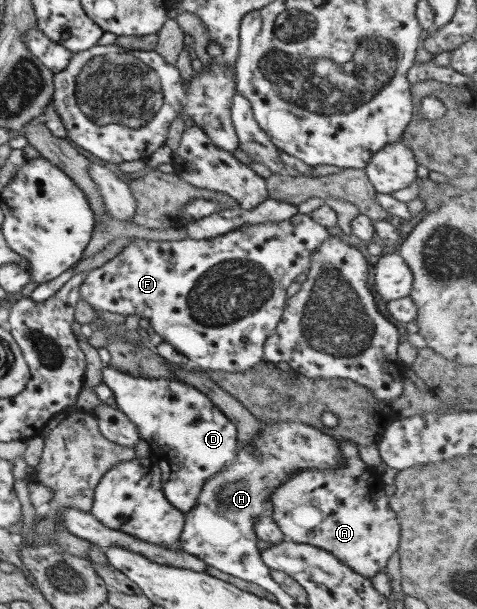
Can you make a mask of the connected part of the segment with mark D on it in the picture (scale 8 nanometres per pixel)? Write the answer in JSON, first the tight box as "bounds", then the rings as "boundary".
{"bounds":[102,365,239,512],"boundary":[[[105,365],[102,382],[113,391],[113,405],[137,427],[142,440],[150,446],[151,456],[161,467],[161,488],[166,499],[181,512],[189,512],[197,504],[207,479],[234,463],[239,444],[235,424],[203,392],[177,380],[133,377]]]}

